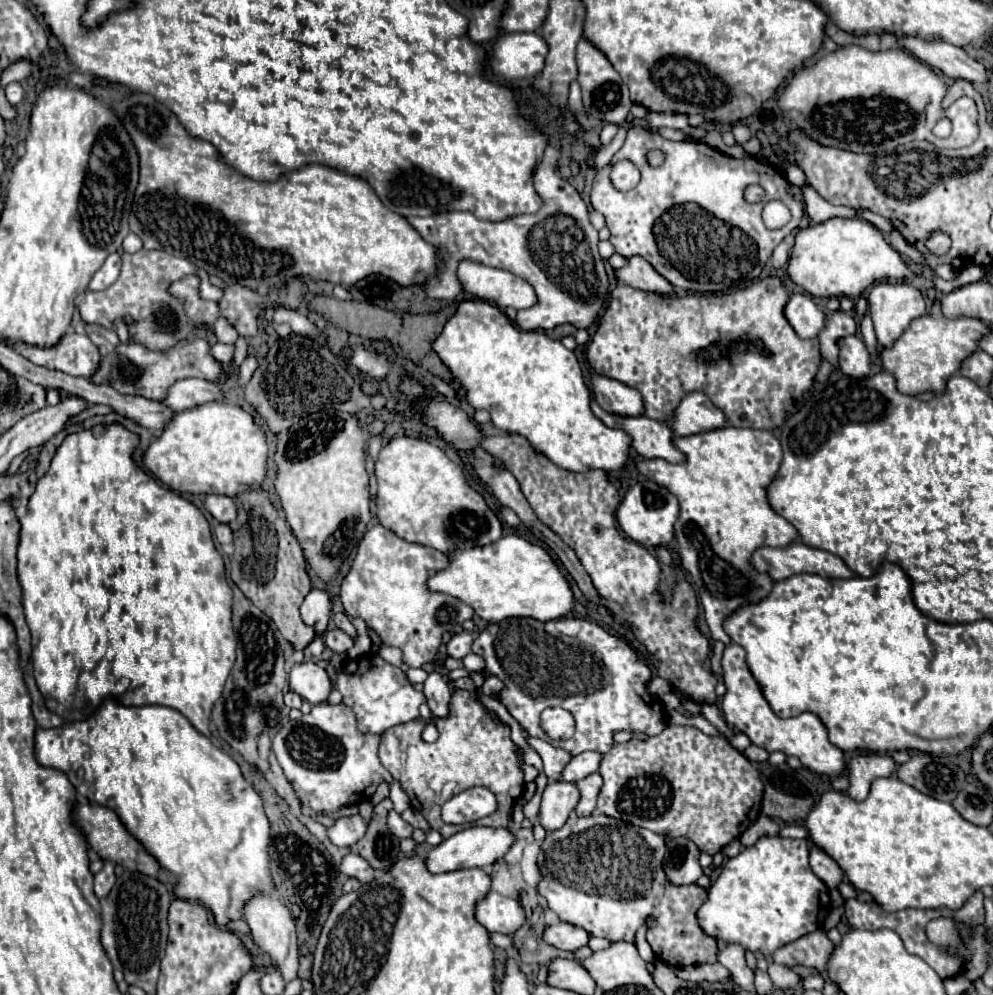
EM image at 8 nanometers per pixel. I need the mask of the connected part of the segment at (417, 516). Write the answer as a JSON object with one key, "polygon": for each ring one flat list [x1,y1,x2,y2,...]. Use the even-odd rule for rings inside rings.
{"polygon":[[392,439,378,455,376,477,376,515,380,525,410,543,450,553,456,547,488,545,502,537,498,515,486,505,480,493,468,487,462,469,452,463,440,447,424,439]]}

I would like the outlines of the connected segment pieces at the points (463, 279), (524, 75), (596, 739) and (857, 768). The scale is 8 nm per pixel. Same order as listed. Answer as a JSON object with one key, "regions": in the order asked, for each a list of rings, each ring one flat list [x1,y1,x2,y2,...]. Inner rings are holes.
{"regions":[[[464,259,458,265,458,279,464,291,484,301,490,301,500,309,506,307,526,309,536,303,534,289,524,279,504,269,496,269]],[[502,33,490,57,490,67,500,79,528,79,542,71,548,53,546,41,538,33]],[[510,617,510,619,504,619,504,621,498,621,498,623,490,623,474,641,472,645,472,651,476,655,480,655,484,661,486,661,486,667,482,671,484,677,498,677,502,683,504,683,504,689,498,693,498,699,506,705,506,709,510,711,510,715,522,725,524,731,528,731,530,735,534,737,540,737,544,741,548,741,550,745,554,747,560,747,564,751,568,751,570,755,578,755,578,753,584,753,584,751,596,751,596,753,606,753,610,751,612,747,612,735,614,731,632,731,632,733,646,733,646,735,658,735,664,727,666,727,666,715,664,715,664,707,650,695,650,705,644,701,644,711,638,711,638,655,634,653,632,647,628,647,624,641,616,639,614,635,606,633,602,627,594,625,594,623,588,623,584,619,552,619,550,623,542,623,542,621,536,621,536,619,530,619,530,617],[546,707,562,707,566,711,570,711,576,719,576,733,574,737,570,739,564,739,564,741,552,741,544,731,540,731,540,713,546,709]],[[866,753,856,755,848,763,848,795,856,801,862,801,870,793,870,783,878,777,890,777,896,769,896,763,888,755]]]}

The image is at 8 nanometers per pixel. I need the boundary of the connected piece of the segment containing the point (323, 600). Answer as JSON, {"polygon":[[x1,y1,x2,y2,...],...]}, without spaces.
{"polygon":[[312,589,302,607,300,607,300,615,302,615,302,621,308,625,308,627,314,627,316,635,322,635,326,631,326,625,328,625,328,619,330,619,330,599,324,591,318,591,318,589]]}

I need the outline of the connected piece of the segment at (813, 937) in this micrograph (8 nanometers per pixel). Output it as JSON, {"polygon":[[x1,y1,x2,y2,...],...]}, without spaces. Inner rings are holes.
{"polygon":[[818,929,818,931,812,931,810,935,796,939,794,943,780,947,772,959,774,963,788,965,788,967,806,965,806,967,824,971,832,949,834,949,834,943,828,939,826,931]]}

